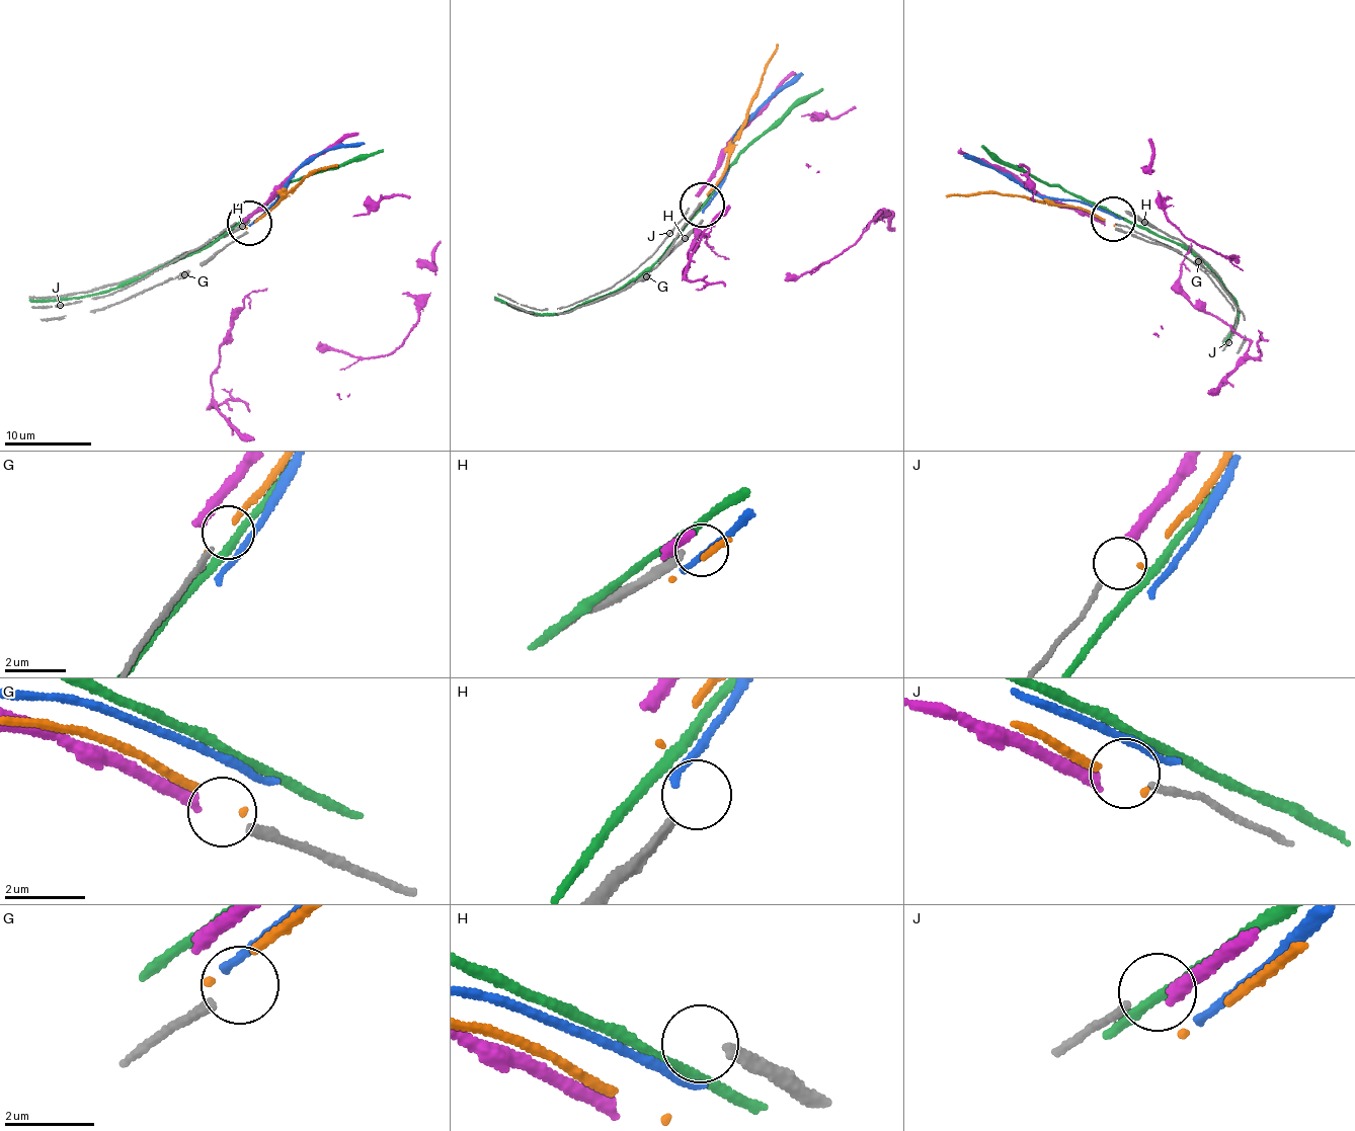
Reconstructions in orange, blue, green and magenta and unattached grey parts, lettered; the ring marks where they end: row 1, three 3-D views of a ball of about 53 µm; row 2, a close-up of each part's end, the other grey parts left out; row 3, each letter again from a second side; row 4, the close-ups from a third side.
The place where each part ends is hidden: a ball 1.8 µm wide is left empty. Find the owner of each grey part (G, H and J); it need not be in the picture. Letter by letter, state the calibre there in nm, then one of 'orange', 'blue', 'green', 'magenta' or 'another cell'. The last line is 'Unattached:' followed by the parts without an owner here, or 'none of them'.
G: 200 nm thick; another cell
H: 240 nm thick; another cell
J: 150 nm thick; another cell
Unattached: G, H, J

